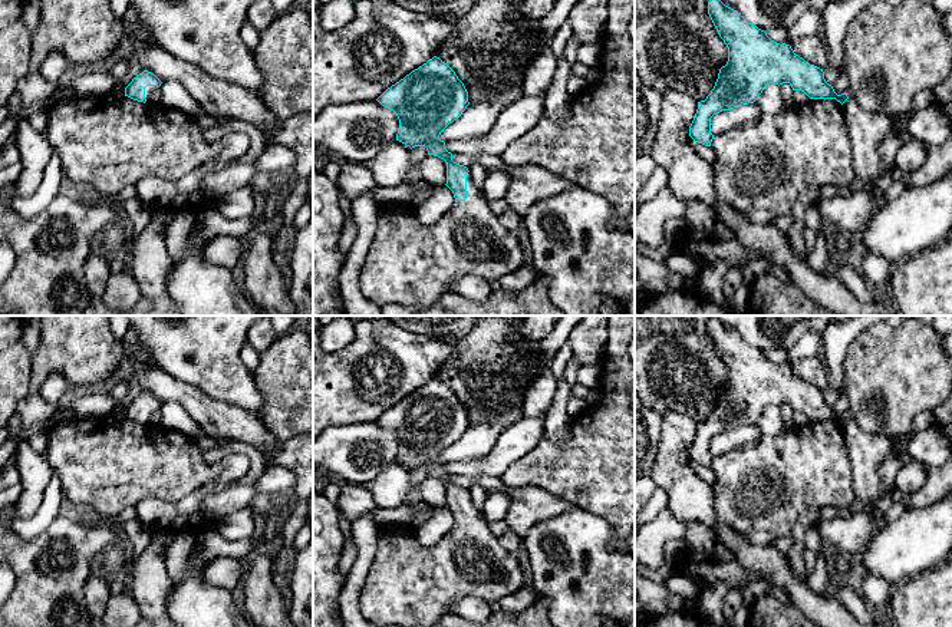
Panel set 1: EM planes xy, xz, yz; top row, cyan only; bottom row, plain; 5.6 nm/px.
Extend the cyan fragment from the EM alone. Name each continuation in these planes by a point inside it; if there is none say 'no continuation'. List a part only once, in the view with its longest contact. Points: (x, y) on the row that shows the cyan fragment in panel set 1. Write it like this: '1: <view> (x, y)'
1: xz (408, 264)

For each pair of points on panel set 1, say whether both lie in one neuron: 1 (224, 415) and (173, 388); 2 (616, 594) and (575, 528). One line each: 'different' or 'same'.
1: same
2: same

